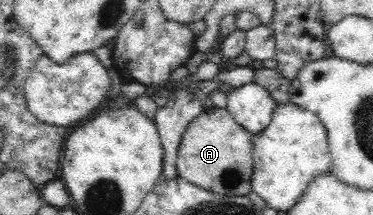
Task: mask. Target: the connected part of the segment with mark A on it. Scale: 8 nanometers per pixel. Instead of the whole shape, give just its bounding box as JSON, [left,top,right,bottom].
[178,105,252,196]

